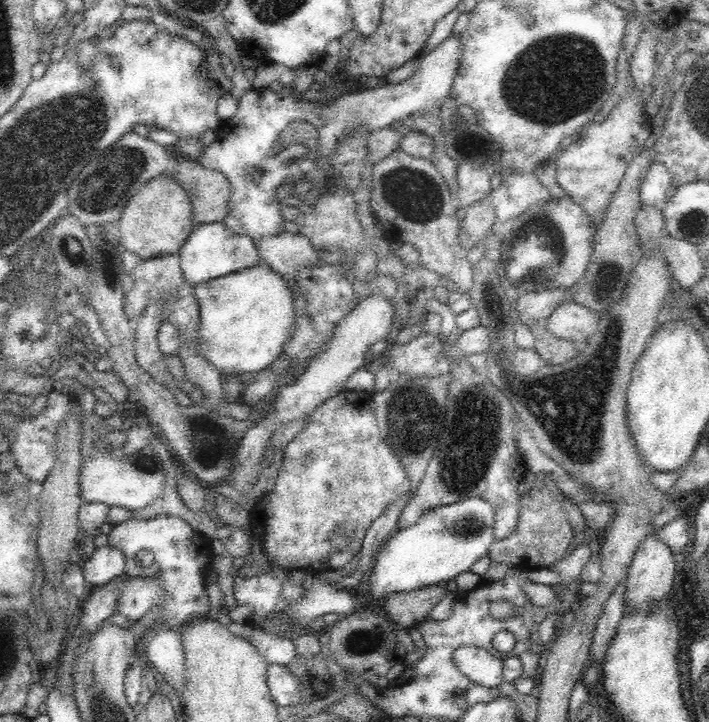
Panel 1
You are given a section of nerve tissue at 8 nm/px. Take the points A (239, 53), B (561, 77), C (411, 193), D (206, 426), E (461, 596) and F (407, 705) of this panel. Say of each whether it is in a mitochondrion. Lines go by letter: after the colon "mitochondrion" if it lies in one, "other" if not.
A: other
B: mitochondrion
C: mitochondrion
D: other
E: other
F: other

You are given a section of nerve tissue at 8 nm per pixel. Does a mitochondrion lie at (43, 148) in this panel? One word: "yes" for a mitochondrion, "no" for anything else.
yes

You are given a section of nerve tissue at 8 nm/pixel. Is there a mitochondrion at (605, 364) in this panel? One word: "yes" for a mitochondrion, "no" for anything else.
yes

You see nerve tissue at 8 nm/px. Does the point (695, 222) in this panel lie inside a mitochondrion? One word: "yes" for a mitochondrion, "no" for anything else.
yes

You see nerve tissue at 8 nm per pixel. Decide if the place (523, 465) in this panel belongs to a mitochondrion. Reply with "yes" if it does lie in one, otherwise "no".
no

